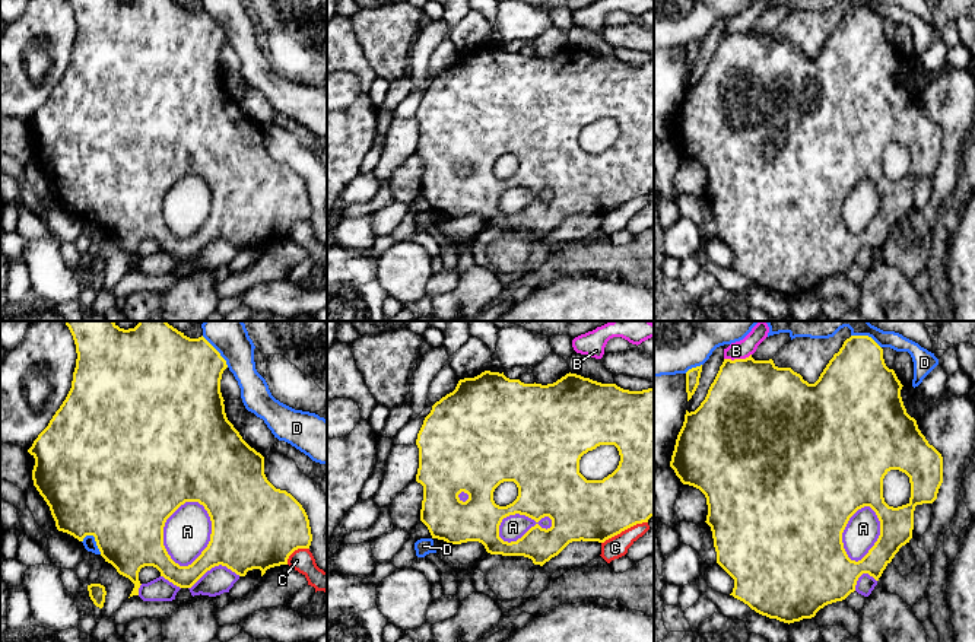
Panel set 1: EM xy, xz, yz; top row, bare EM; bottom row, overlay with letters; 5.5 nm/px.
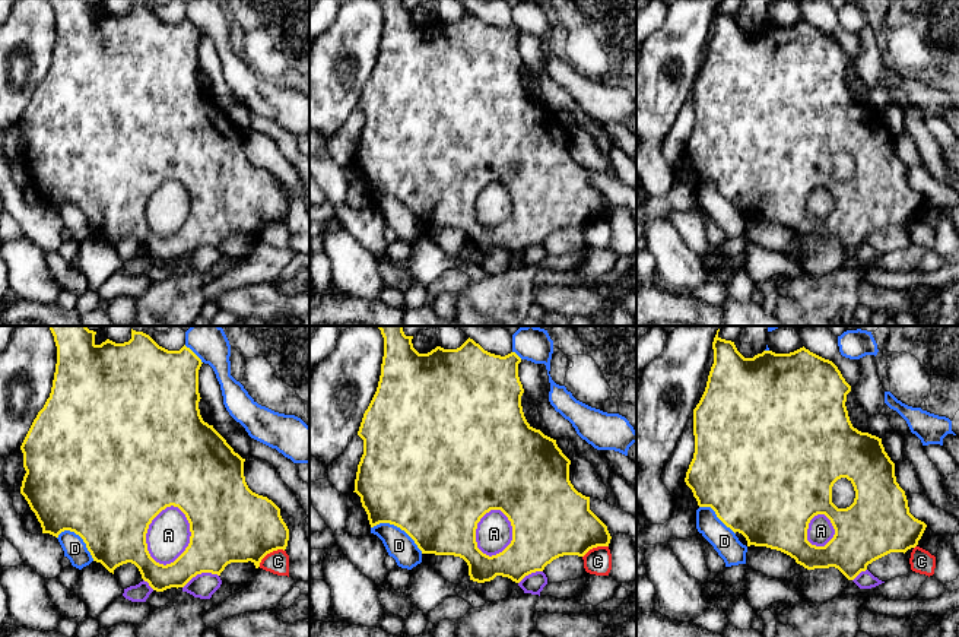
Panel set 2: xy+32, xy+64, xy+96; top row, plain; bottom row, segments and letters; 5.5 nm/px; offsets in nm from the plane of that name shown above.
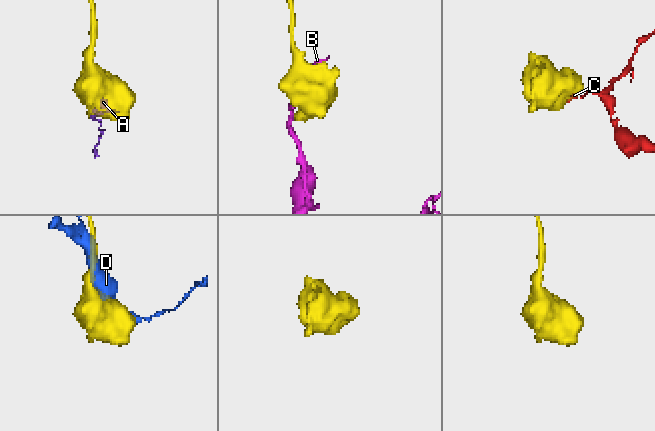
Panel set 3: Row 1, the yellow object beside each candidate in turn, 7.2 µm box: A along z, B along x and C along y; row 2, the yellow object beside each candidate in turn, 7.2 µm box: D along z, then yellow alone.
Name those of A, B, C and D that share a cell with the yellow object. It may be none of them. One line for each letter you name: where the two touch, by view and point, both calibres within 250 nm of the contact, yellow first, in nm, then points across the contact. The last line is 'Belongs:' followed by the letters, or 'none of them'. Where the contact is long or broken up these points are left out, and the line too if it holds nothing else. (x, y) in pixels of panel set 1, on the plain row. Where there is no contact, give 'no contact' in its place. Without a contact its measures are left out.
Belongs: none of them

